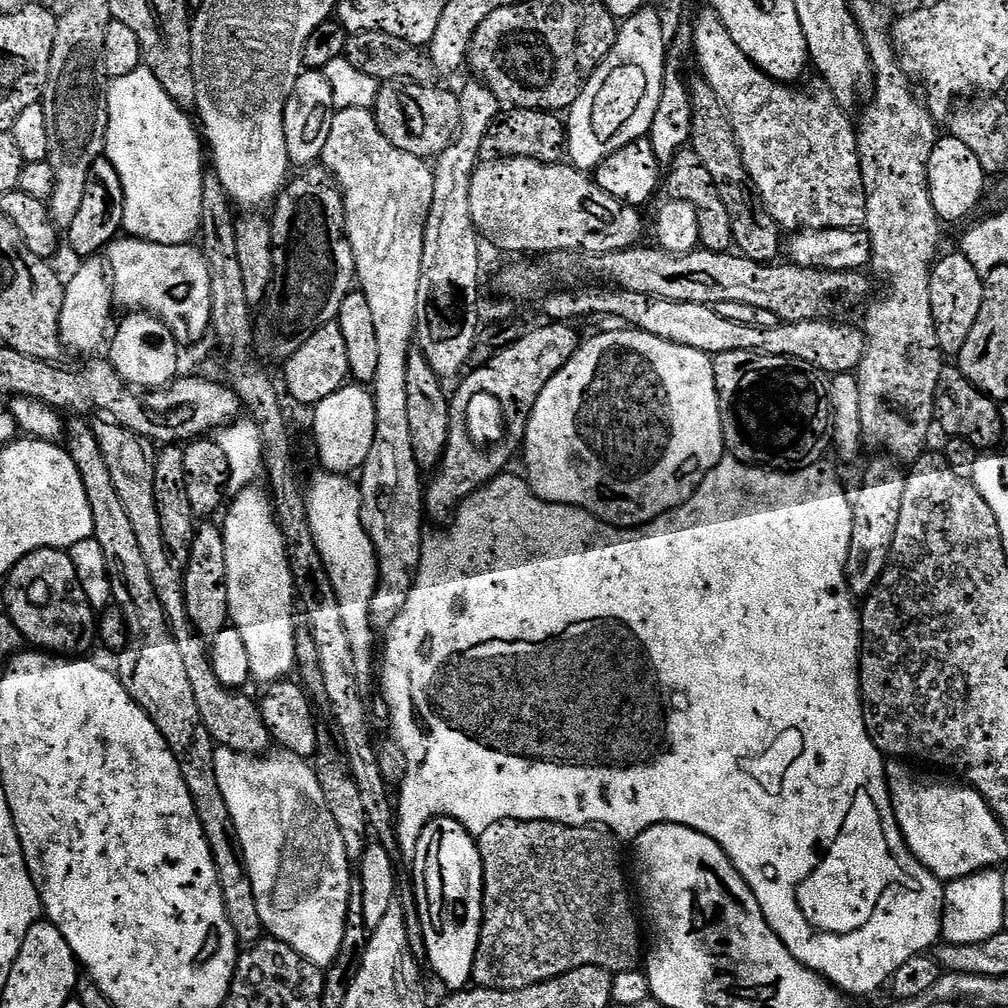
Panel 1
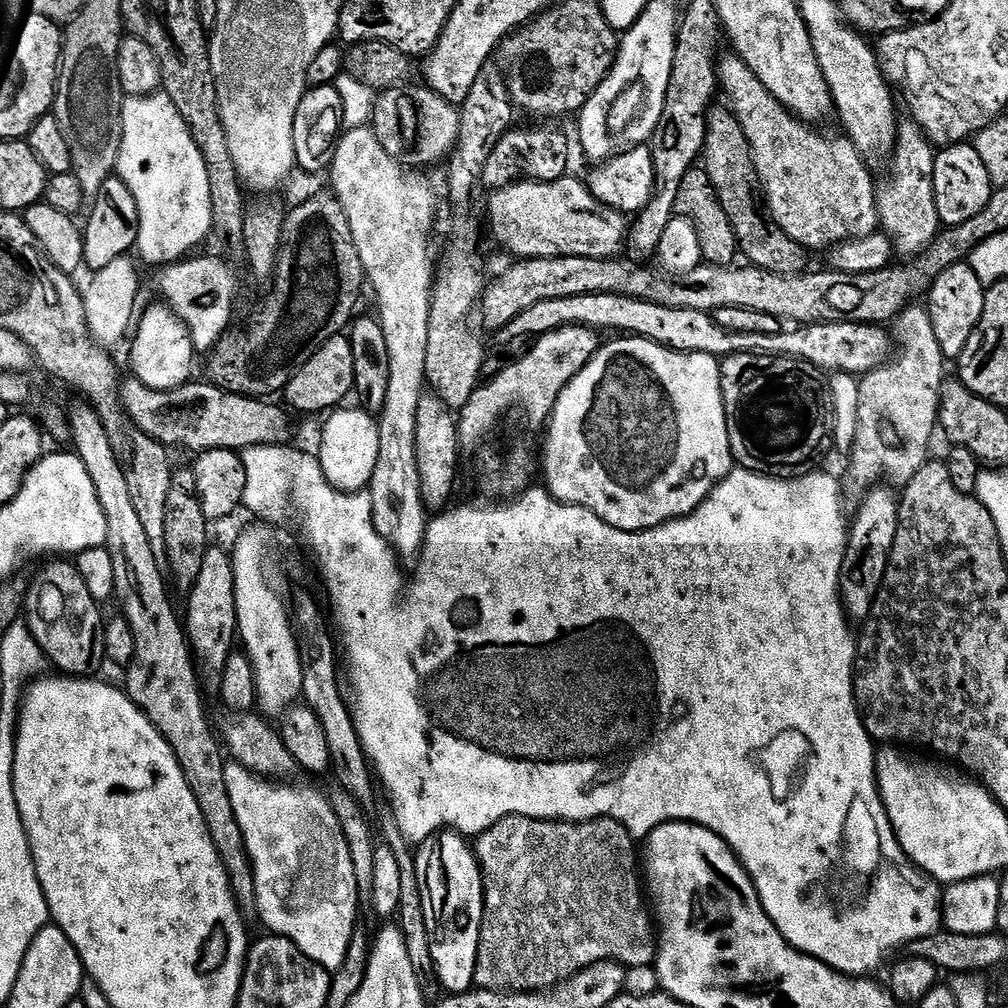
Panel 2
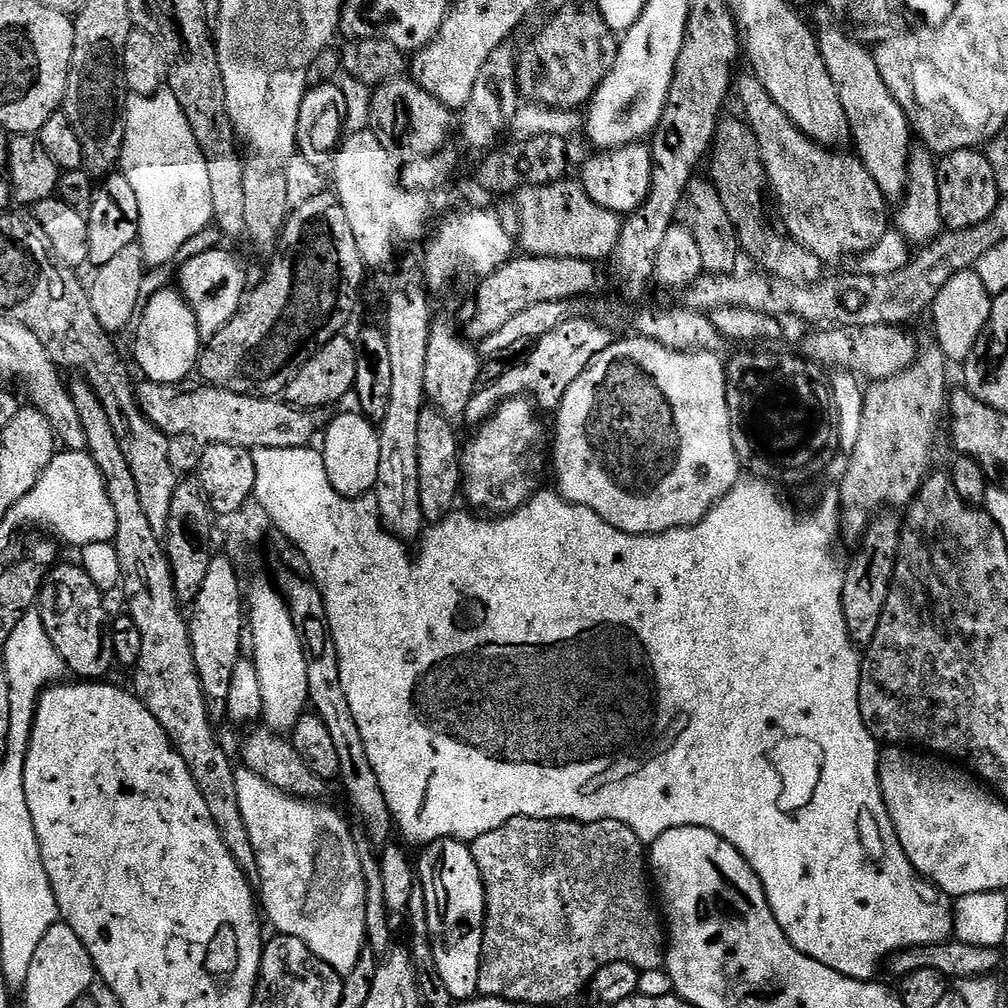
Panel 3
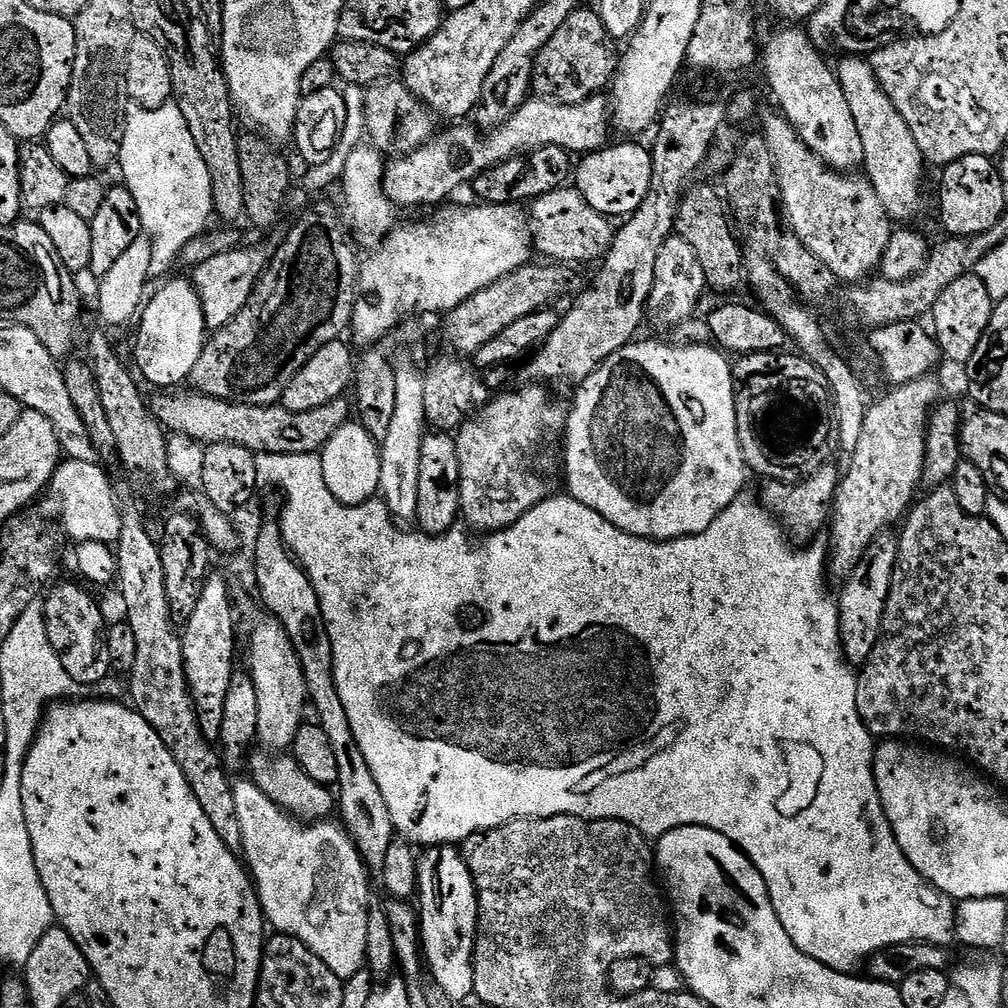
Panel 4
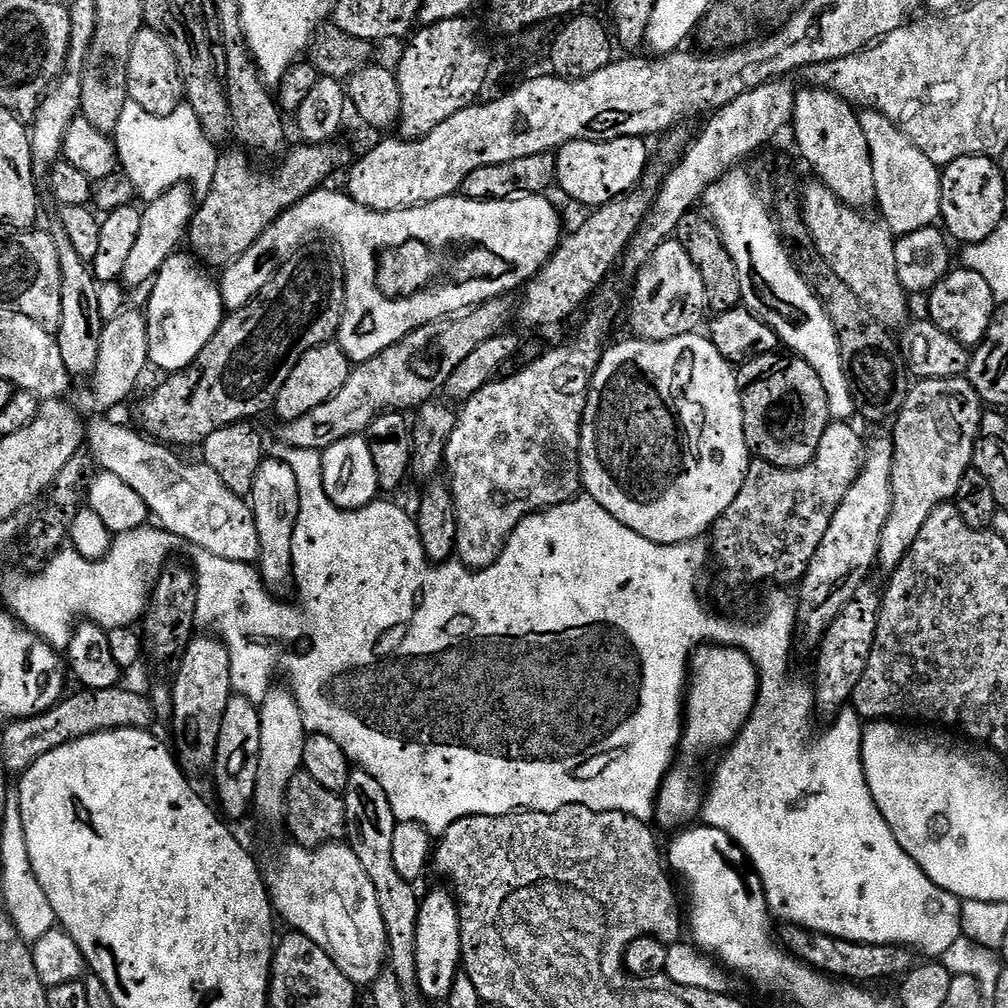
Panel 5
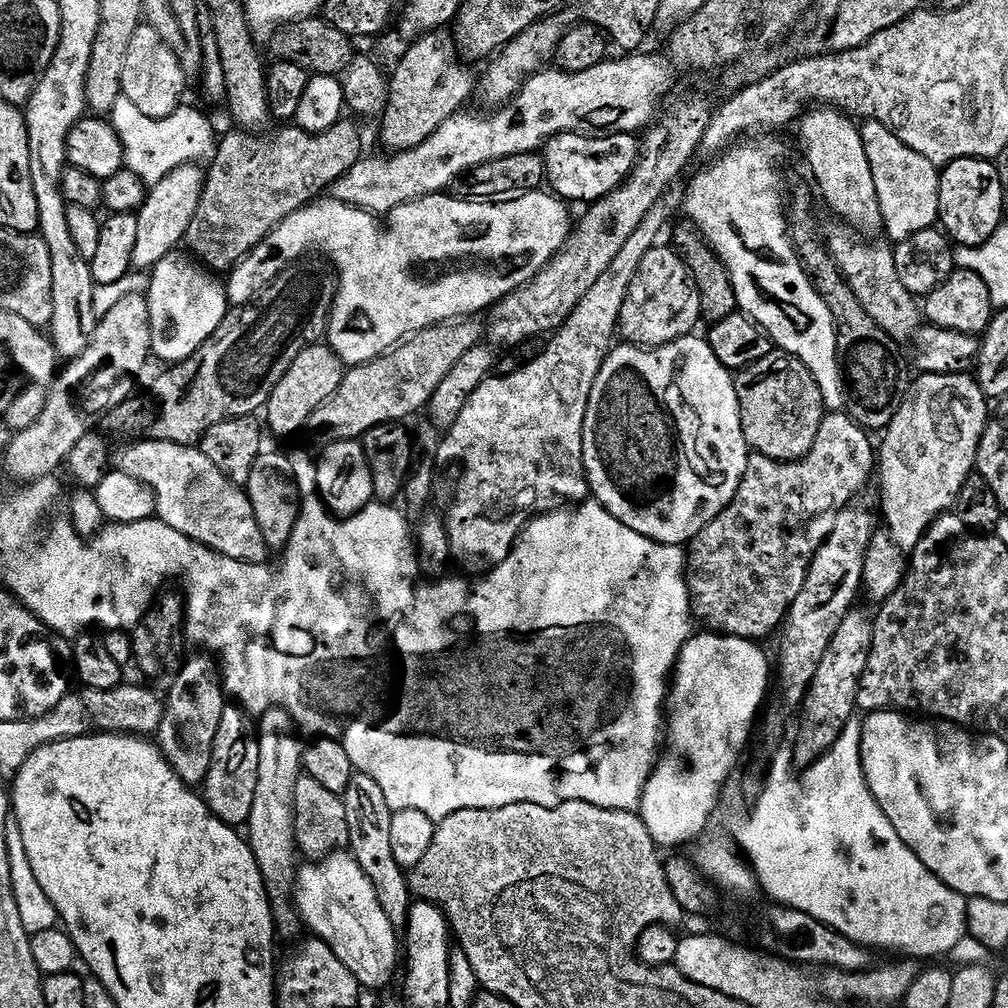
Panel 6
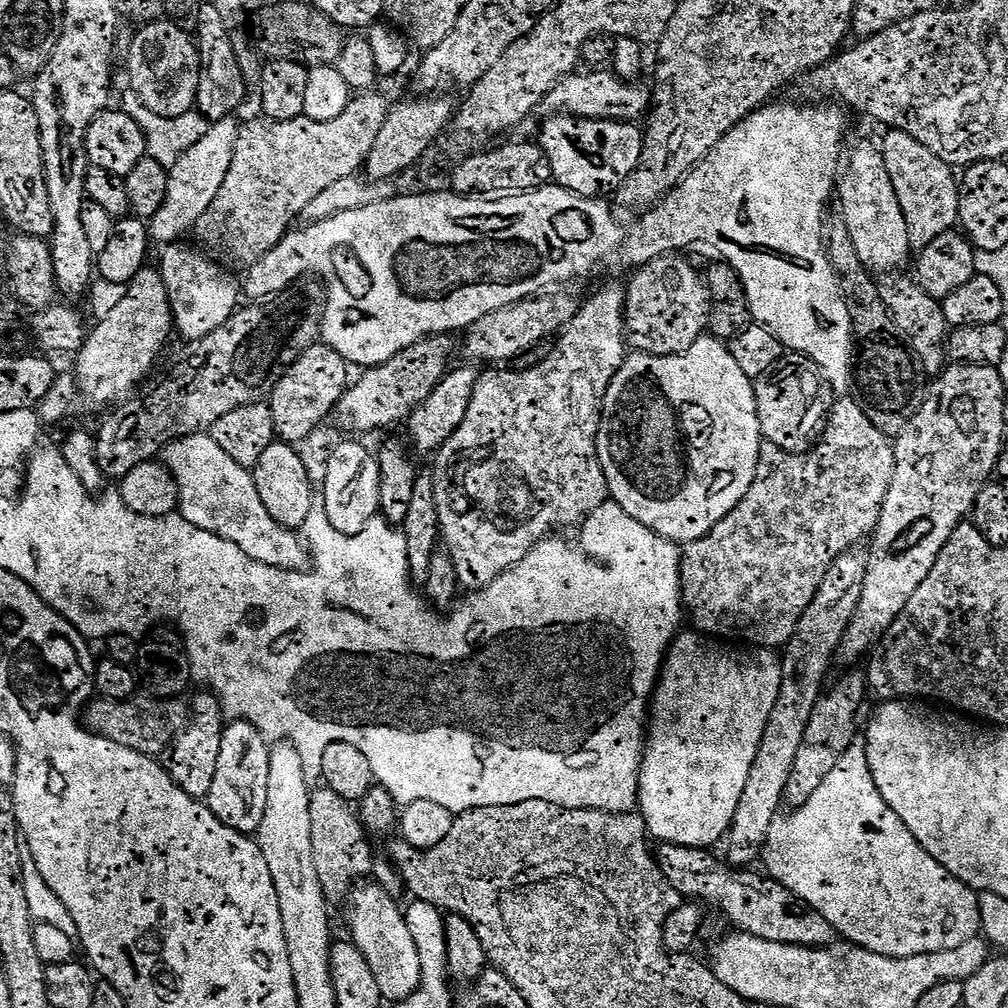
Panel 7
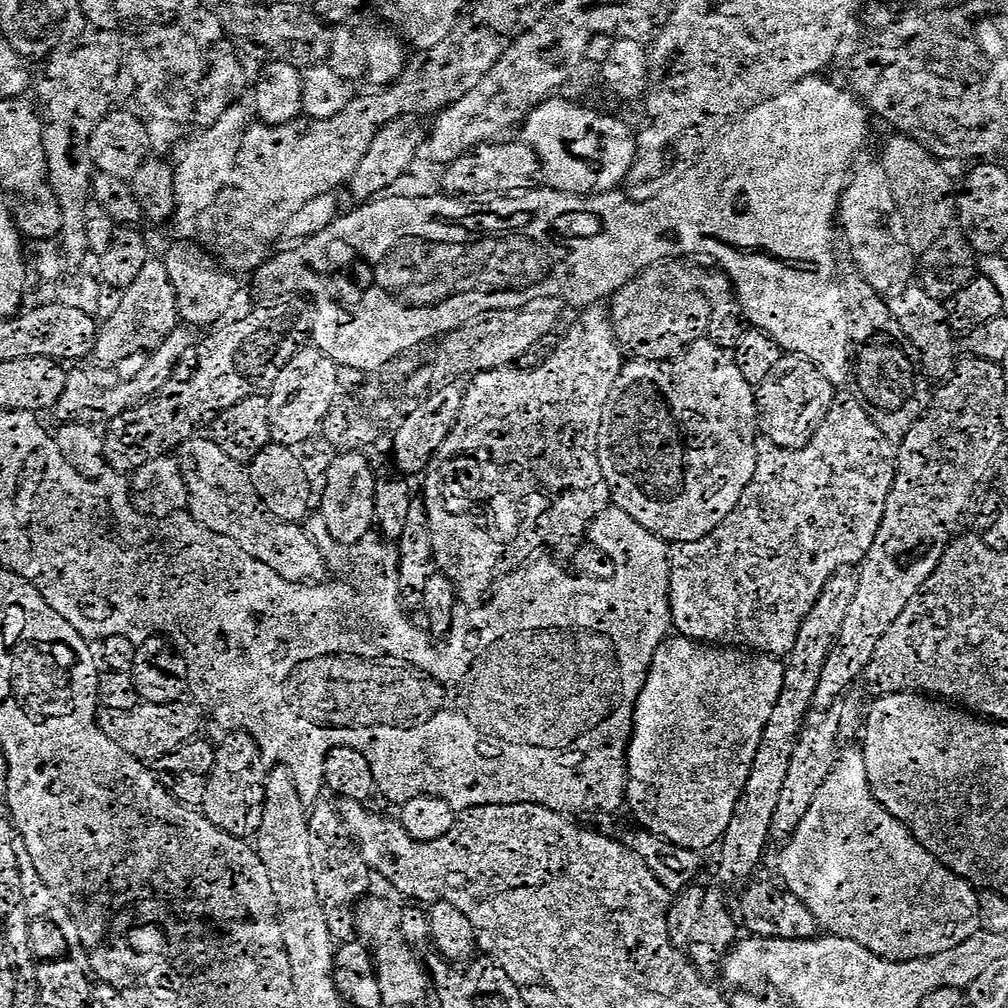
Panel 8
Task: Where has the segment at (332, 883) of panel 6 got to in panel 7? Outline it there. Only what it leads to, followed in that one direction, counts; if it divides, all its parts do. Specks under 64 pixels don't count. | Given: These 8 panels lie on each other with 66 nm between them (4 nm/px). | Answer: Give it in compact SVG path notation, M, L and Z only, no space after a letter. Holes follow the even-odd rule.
M369 882L365 888L356 888L352 892L352 905L348 908L348 928L352 931L351 943L366 958L378 982L378 990L385 1001L395 1002L410 998L420 985L420 963L418 948L406 926L402 908L396 905L397 899L389 895L386 889L375 882Z

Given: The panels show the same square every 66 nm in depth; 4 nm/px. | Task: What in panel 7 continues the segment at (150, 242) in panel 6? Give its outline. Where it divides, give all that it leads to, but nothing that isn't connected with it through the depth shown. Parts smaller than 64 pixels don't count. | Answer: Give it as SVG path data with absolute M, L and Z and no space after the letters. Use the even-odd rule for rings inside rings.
M241 125L229 126L226 136L220 136L219 127L209 127L208 133L190 150L186 150L178 158L176 164L171 165L168 172L168 189L161 209L150 220L150 236L160 246L167 246L185 239L184 235L195 229L198 218L210 210L210 202L218 198L218 190L222 190L222 182L226 182L226 174L232 166L234 146L242 135Z

